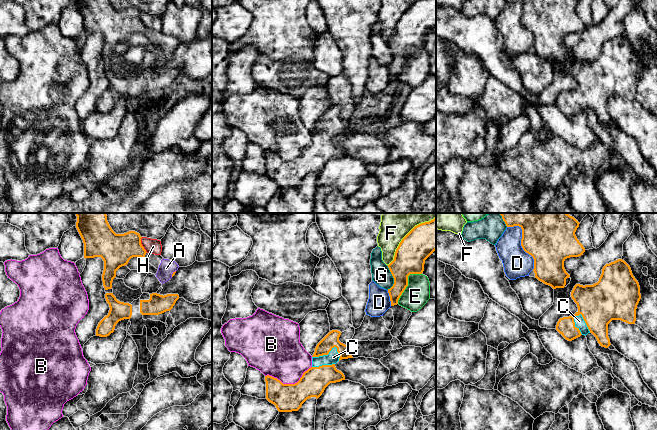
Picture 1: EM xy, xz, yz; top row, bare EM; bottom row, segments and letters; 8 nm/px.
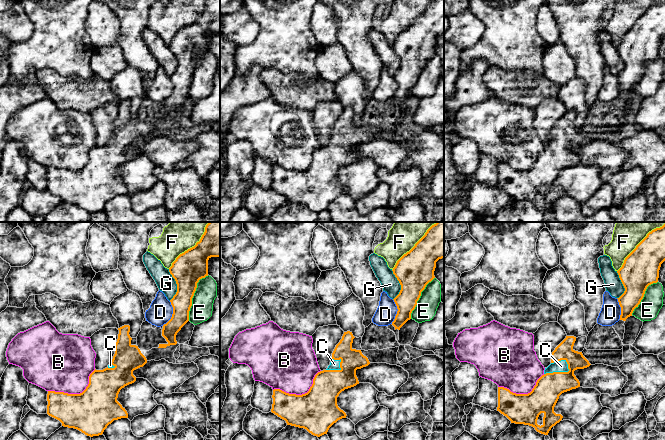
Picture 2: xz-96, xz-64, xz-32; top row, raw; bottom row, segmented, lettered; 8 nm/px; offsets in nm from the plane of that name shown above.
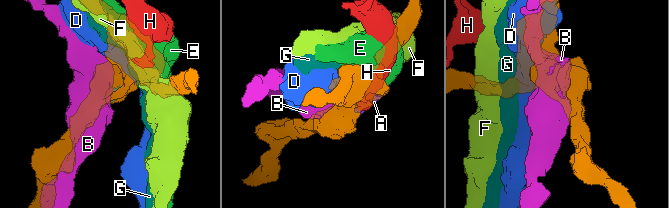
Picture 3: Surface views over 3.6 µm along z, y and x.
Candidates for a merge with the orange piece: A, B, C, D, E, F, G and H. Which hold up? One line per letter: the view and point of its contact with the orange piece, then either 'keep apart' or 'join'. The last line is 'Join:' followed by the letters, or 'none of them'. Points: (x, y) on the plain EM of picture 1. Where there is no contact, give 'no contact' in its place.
A: meets orange in xy at (173, 49); join
B: meets orange in xz at (289, 160); keep apart
C: meets orange in yz at (584, 96); join
D: meets orange in yz at (521, 19); keep apart
E: meets orange in xz at (407, 59); keep apart
F: meets orange in xz at (399, 20); keep apart
G: meets orange in xz at (393, 53); keep apart
H: meets orange in xy at (141, 21); keep apart
Join: A, C

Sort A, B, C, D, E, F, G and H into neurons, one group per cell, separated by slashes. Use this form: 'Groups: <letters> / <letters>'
Groups: A C / B / D / E / F / G / H

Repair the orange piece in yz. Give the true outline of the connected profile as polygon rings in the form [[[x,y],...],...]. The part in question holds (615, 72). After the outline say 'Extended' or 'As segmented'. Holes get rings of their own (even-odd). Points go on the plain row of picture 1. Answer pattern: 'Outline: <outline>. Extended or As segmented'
Outline: [[[618,35],[603,43],[597,59],[585,62],[576,60],[571,73],[577,80],[578,87],[573,92],[560,94],[556,106],[568,117],[592,109],[600,122],[608,124],[611,121],[608,100],[612,96],[635,100],[636,85],[641,70],[639,59],[633,52],[630,42],[624,36]]]. Extended

